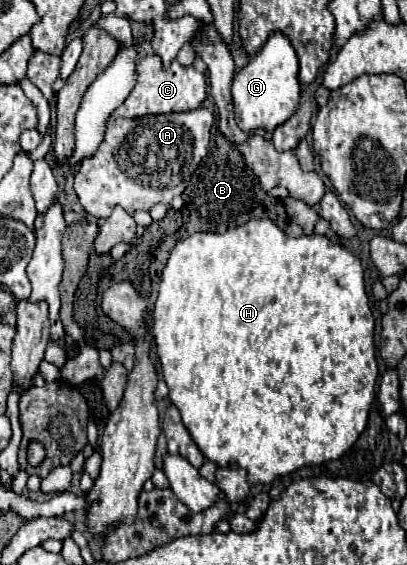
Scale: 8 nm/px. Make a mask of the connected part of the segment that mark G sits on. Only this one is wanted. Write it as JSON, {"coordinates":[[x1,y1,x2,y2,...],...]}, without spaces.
{"coordinates":[[273,31,261,51,235,75,233,79,233,105,235,119,241,129,267,129,269,133,285,123,299,103,299,59,297,53,281,31]]}

